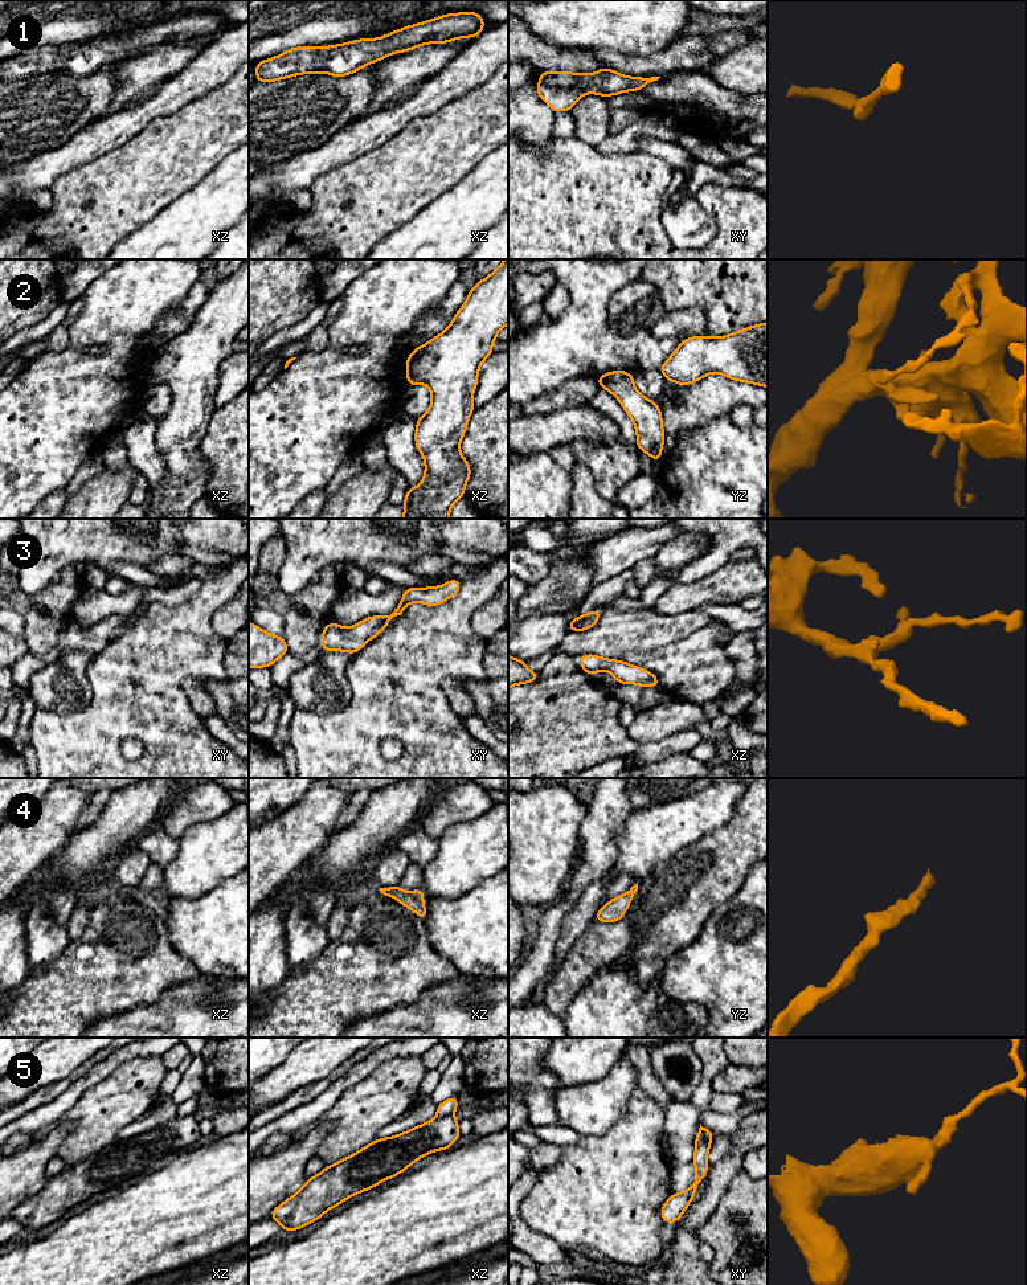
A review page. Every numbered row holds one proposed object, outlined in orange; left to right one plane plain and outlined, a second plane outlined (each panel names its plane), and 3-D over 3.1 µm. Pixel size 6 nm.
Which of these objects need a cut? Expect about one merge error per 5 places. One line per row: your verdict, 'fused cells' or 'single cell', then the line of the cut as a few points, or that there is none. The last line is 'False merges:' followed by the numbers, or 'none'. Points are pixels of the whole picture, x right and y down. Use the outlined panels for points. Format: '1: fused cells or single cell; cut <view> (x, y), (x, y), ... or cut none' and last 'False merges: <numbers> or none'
1: single cell; cut none
2: single cell; cut none
3: single cell; cut none
4: single cell; cut none
5: fused cells; cut xz (451, 1113), (437, 1117)
False merges: 5

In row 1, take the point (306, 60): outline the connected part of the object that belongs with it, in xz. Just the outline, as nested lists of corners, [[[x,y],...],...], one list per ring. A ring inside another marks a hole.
[[[467,11],[409,25],[380,38],[353,40],[334,46],[290,48],[277,57],[257,62],[257,83],[323,71],[340,78],[390,54],[410,52],[426,44],[447,44],[463,37],[475,38],[483,30],[483,17],[478,12]]]

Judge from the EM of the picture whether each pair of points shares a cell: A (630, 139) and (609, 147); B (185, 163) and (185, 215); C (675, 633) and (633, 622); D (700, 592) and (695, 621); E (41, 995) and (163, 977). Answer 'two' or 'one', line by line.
A: one
B: two
C: one
D: two
E: one

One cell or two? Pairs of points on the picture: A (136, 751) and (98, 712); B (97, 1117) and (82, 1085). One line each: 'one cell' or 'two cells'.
A: two cells
B: two cells

